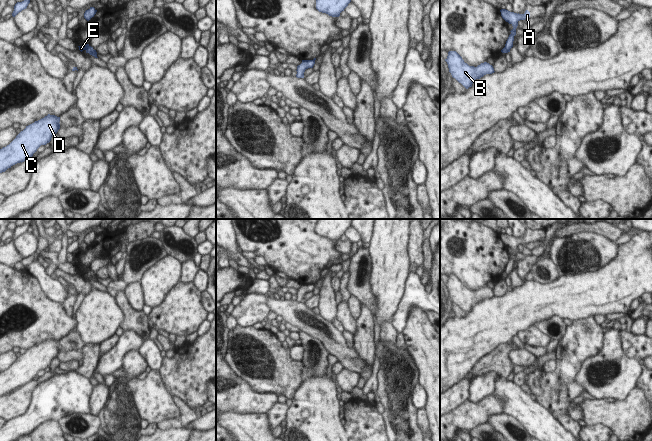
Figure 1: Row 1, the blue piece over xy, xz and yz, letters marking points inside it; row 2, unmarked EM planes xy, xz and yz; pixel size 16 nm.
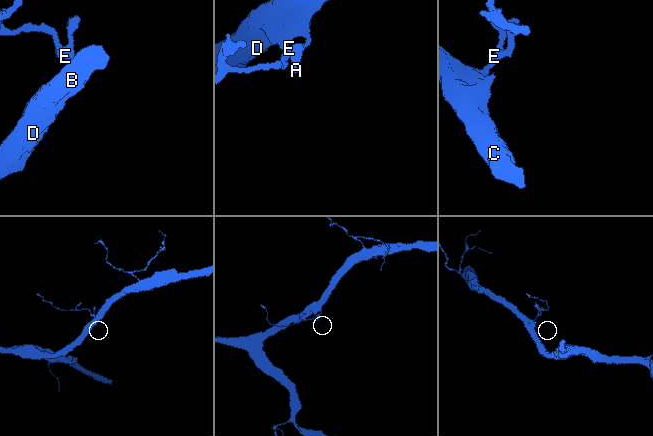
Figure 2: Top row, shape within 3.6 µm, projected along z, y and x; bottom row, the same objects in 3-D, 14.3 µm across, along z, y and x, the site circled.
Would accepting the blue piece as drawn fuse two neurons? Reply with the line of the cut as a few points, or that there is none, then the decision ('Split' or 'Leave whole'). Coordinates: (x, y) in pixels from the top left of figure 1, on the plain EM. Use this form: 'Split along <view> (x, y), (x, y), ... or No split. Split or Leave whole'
Split along yz (505, 270), (508, 275). Split.

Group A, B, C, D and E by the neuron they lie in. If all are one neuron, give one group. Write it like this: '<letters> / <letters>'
A E / B C D

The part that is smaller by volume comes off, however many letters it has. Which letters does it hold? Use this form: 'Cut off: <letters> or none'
Cut off: A, E

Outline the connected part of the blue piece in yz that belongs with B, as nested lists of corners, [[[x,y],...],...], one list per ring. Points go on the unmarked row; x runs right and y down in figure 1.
[[[449,275],[445,285],[452,301],[466,313],[472,311],[474,304],[495,296],[493,290],[487,286],[481,287],[477,291],[469,290],[456,275]]]

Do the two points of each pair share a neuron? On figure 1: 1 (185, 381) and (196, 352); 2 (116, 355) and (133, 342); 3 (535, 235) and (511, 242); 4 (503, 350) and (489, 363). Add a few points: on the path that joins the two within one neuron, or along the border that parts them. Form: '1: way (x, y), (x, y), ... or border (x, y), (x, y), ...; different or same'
1: way (189, 374), (196, 367), (196, 359); same
2: way (120, 351), (129, 342); same
3: way (529, 237), (522, 241), (517, 241); same
4: way (500, 353), (492, 361); same

